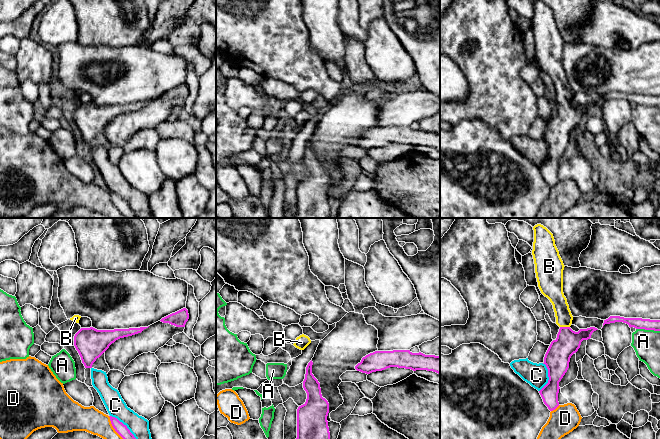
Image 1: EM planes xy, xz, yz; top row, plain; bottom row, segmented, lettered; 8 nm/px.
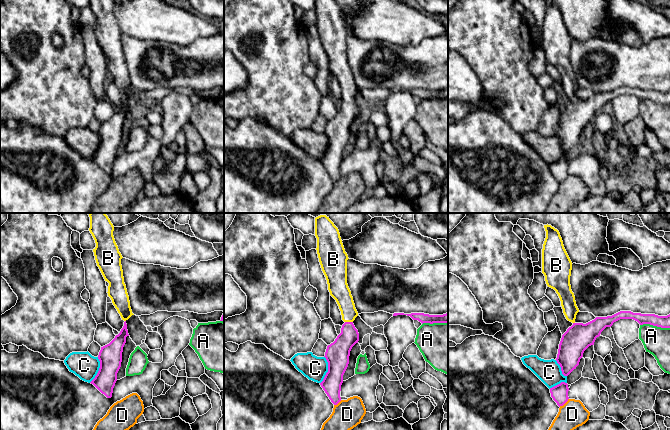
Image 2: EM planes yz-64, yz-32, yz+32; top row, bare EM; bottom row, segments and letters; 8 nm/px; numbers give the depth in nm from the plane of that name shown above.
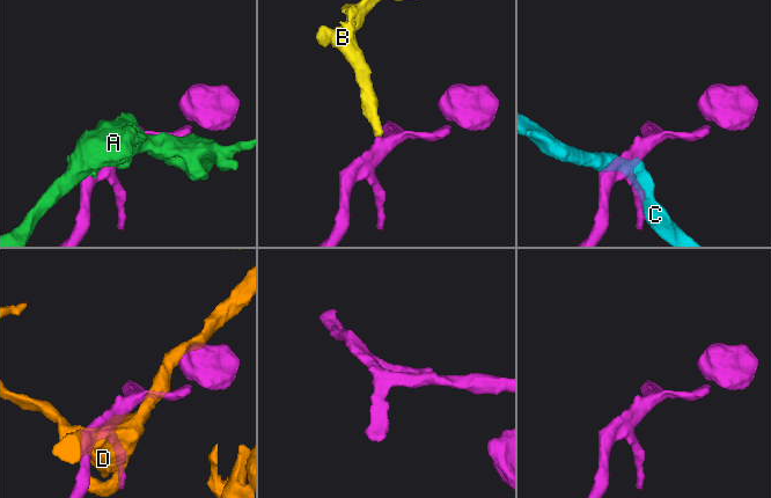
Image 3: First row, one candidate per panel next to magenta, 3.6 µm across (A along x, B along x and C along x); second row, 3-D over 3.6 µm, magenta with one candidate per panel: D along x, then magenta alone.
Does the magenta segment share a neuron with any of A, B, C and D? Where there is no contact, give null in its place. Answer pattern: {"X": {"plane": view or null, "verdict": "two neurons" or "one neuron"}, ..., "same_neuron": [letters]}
{"A": {"plane": "yz", "verdict": "two neurons"}, "B": {"plane": "yz", "verdict": "one neuron"}, "C": {"plane": "xy", "verdict": "two neurons"}, "D": {"plane": "yz", "verdict": "two neurons"}, "same_neuron": ["B"]}

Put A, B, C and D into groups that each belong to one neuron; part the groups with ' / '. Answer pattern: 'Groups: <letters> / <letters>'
Groups: A / B / C / D

